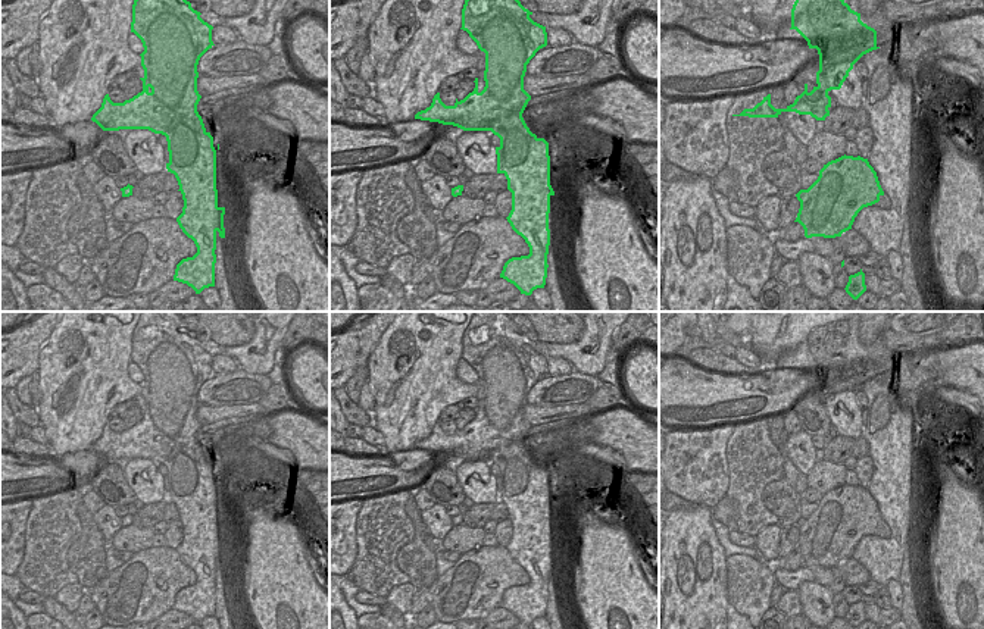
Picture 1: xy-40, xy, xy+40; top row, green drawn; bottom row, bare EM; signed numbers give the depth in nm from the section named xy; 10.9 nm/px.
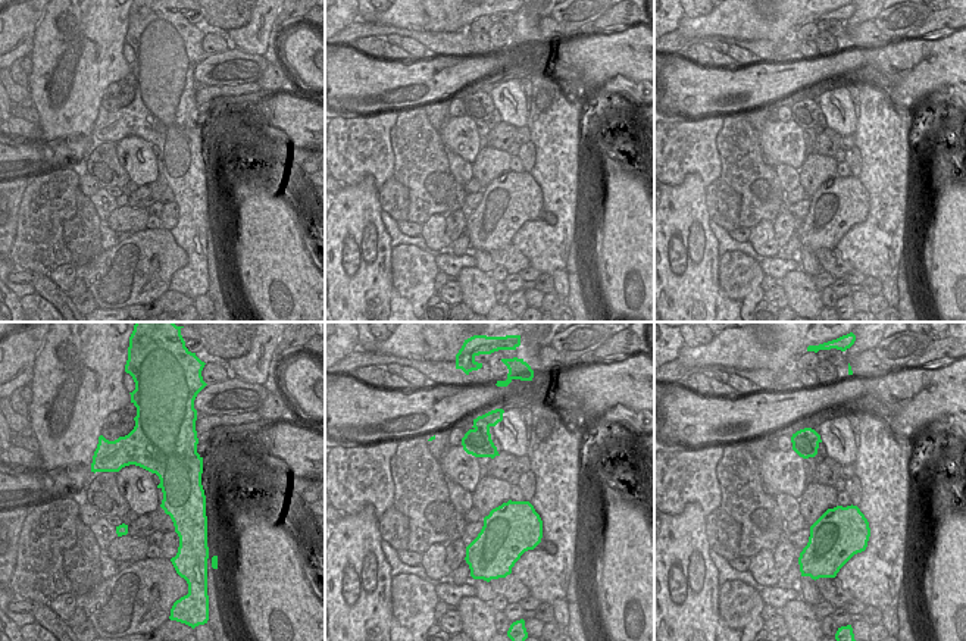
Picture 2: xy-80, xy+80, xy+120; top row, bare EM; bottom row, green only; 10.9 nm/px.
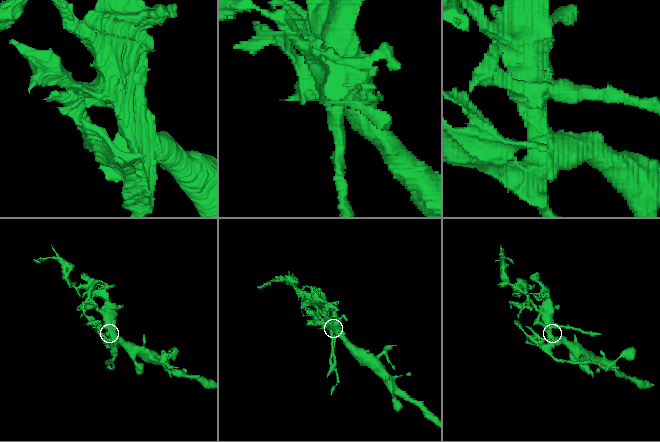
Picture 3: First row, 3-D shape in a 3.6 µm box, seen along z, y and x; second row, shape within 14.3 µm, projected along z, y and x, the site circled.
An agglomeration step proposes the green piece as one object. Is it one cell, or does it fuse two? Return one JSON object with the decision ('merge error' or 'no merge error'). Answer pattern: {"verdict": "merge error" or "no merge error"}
{"verdict": "merge error"}

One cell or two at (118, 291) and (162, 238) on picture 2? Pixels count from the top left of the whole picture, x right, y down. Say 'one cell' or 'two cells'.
one cell

